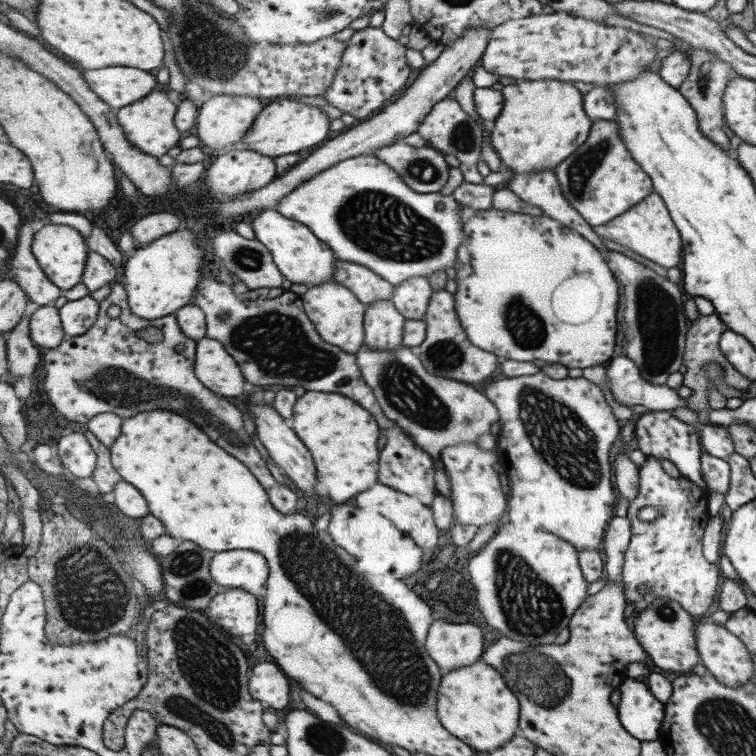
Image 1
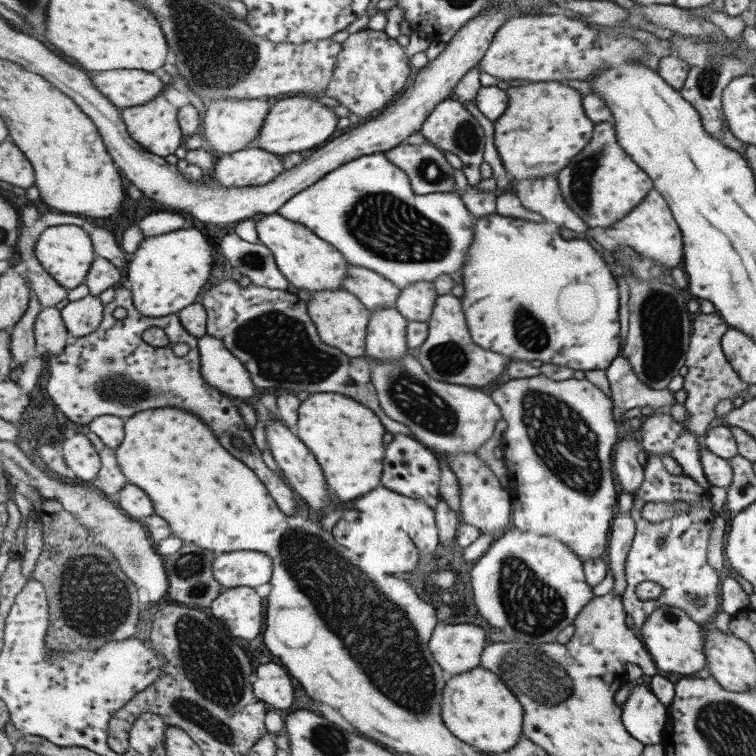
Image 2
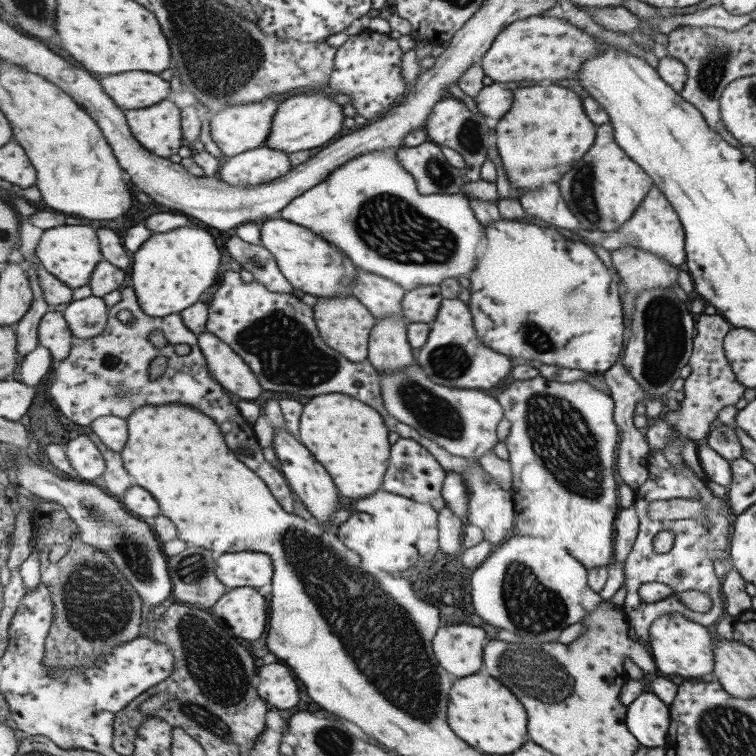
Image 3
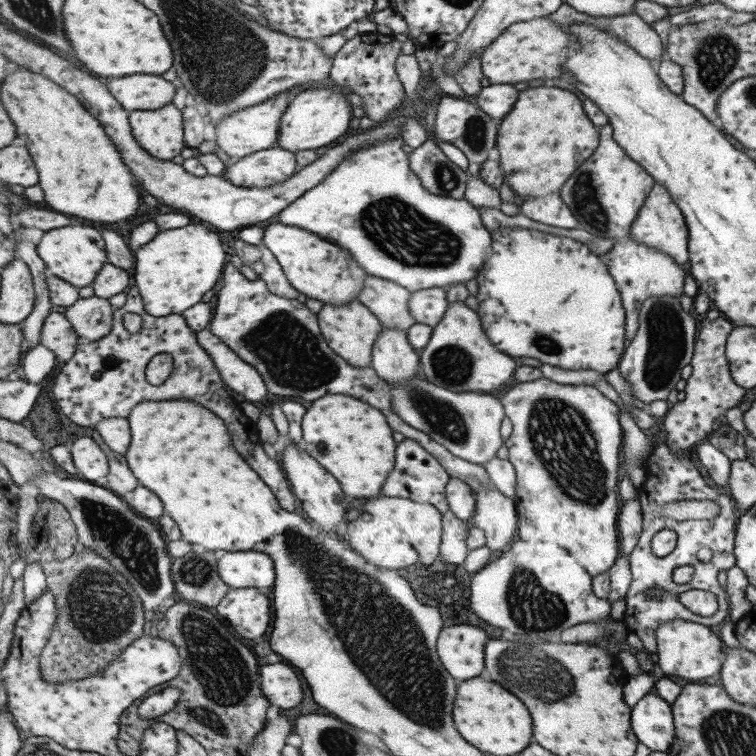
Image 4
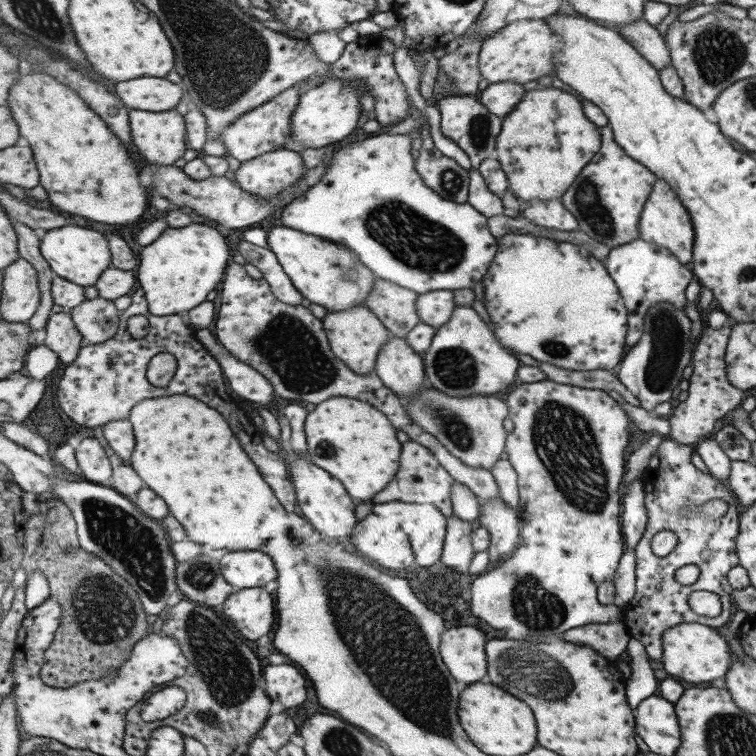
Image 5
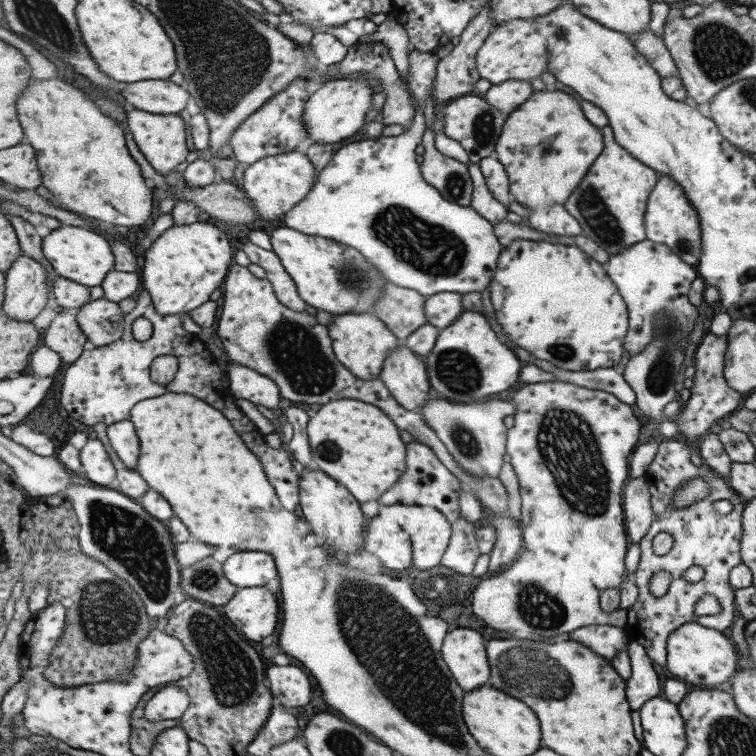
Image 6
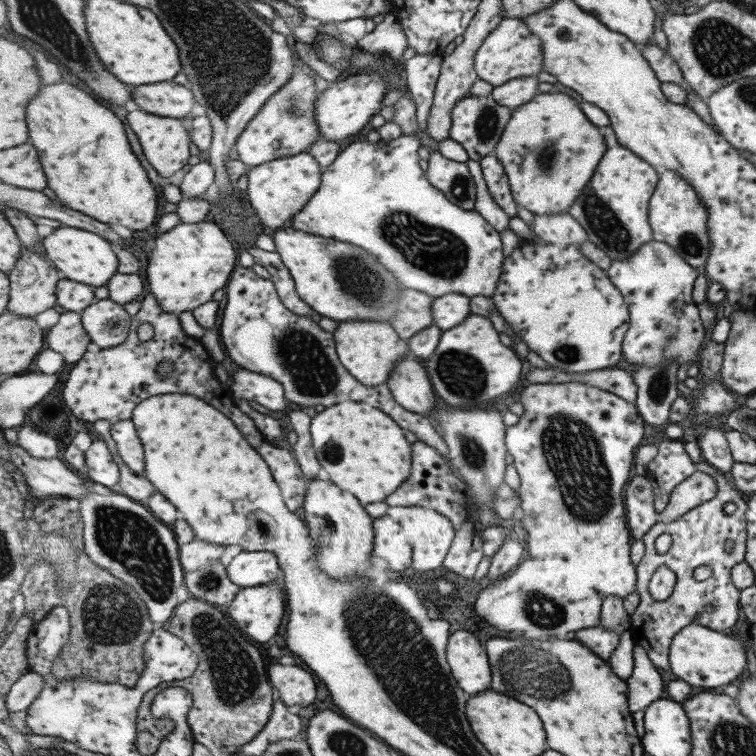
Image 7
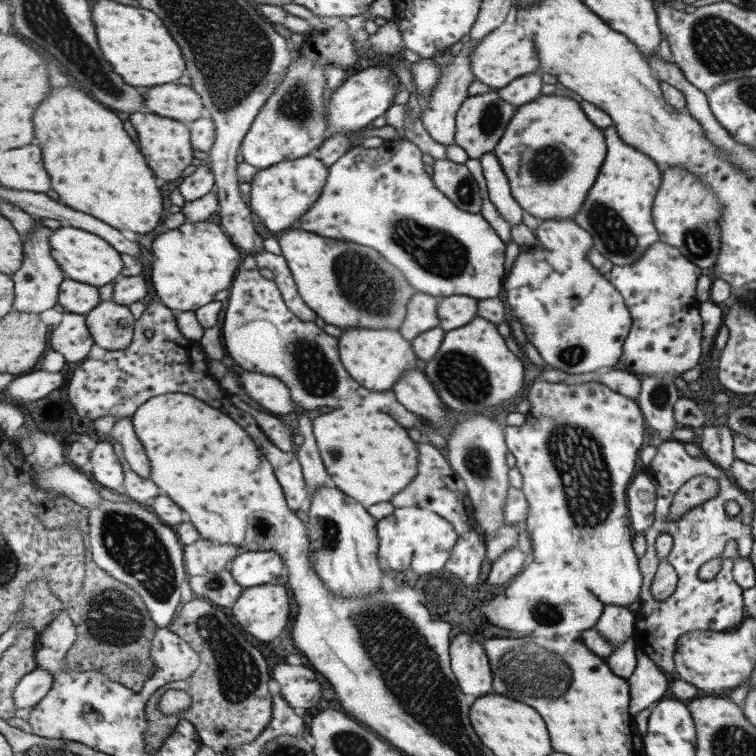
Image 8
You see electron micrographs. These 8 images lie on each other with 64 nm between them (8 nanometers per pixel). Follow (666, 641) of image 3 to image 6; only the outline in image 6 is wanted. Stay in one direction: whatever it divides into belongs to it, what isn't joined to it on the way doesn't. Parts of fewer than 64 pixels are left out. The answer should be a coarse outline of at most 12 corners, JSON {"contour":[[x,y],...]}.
{"contour":[[690,622],[671,634],[667,669],[713,686],[739,670],[723,632]]}

